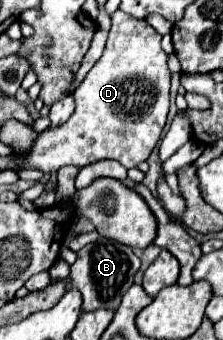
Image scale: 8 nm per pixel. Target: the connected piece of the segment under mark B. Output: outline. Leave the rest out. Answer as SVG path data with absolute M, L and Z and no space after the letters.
M100 237L94 243L84 245L78 253L76 263L70 267L70 283L82 293L82 311L96 309L118 309L122 295L132 287L134 275L140 269L140 259L128 245Z

